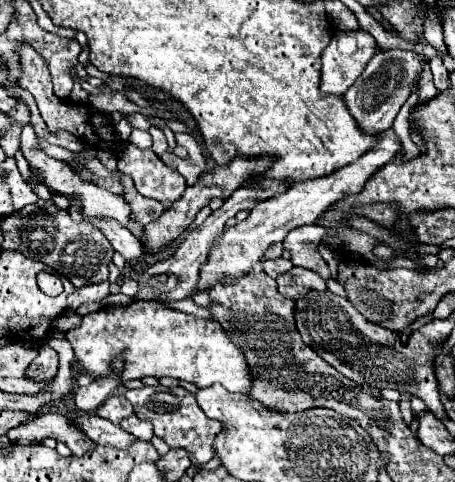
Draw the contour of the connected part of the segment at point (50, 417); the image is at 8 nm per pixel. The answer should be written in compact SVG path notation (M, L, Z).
M45 414L35 416L27 424L21 424L19 428L13 428L7 432L7 438L13 444L39 444L45 438L55 438L57 442L65 442L75 456L83 456L85 452L95 448L95 442L91 442L83 432L79 432L77 426L71 424L69 418L63 414Z

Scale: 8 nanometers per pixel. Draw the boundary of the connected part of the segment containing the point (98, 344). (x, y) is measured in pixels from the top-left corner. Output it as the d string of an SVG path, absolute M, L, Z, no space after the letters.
M133 302L83 316L81 326L69 330L65 336L75 350L75 360L81 370L93 376L109 374L111 358L121 354L125 360L123 382L143 376L171 376L193 382L199 388L221 384L229 392L247 394L247 398L251 398L253 376L251 370L247 370L243 350L227 338L215 320L201 320L157 302Z

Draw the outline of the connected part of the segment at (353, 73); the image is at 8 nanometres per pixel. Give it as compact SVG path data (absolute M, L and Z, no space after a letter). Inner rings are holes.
M335 32L329 46L321 52L321 92L325 96L343 96L375 52L377 44L369 32Z

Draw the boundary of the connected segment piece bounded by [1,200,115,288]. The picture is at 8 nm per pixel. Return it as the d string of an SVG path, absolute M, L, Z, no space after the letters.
M39 200L33 206L25 206L21 212L3 218L1 228L5 234L3 250L19 250L29 258L45 262L61 276L69 278L75 288L105 282L109 276L109 262L115 252L109 240L87 220L75 222L69 212L59 210L51 202Z

